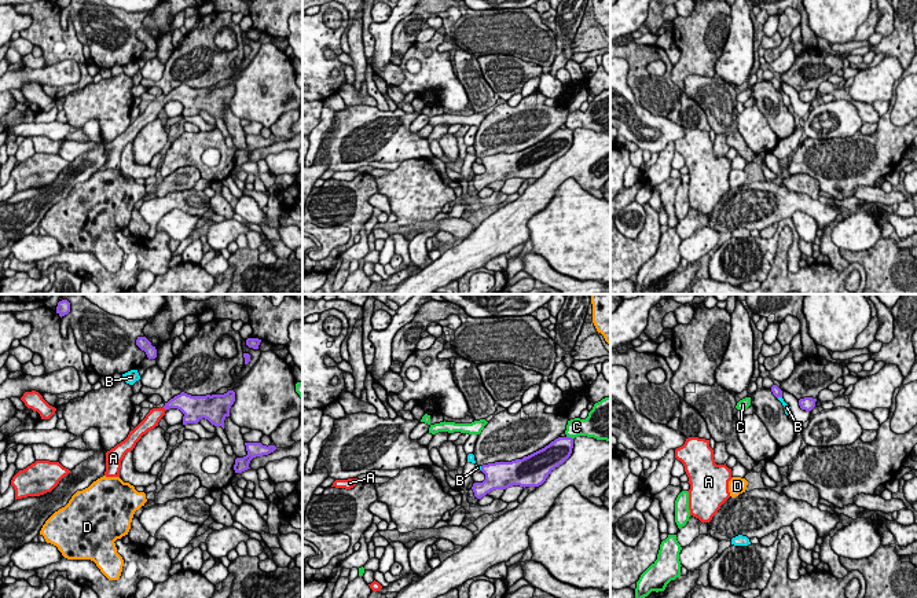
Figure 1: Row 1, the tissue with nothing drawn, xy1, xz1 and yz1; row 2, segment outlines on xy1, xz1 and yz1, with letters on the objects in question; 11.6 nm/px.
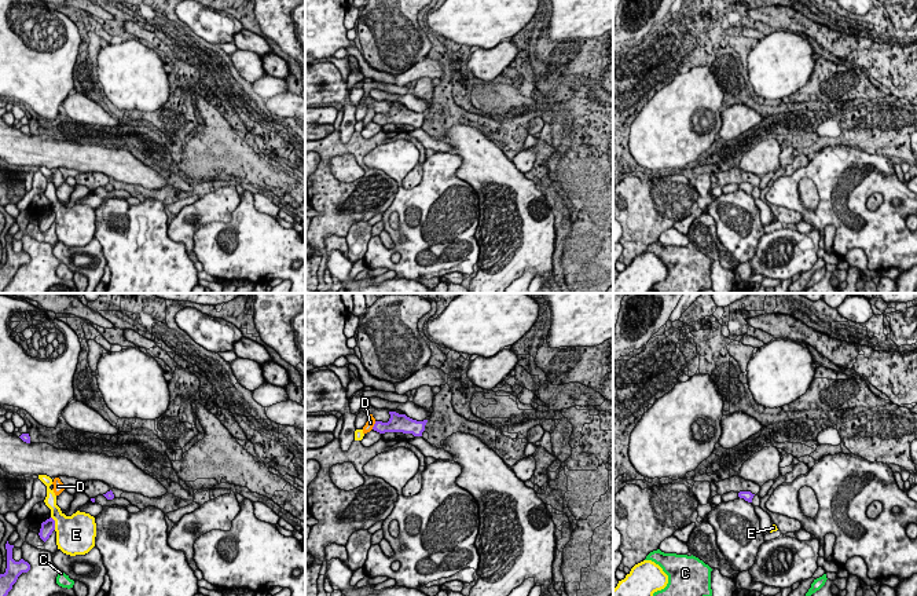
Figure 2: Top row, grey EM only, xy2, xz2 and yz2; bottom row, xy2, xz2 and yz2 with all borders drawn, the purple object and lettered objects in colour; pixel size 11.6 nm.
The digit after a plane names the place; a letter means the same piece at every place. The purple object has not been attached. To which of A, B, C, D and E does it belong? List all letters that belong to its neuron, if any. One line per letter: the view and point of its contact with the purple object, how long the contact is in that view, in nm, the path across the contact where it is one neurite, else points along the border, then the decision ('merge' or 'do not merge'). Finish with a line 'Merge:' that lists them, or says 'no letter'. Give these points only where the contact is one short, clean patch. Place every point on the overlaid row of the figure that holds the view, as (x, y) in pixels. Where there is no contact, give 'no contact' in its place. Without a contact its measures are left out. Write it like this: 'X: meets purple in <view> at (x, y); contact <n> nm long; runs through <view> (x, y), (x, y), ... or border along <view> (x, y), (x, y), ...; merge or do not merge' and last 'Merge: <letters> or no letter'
A: no contact; merge
B: meets purple in yz1 at (778, 396); contact 70 nm long; do not merge
C: meets purple in xz1 at (569, 437); contact 100 nm long; do not merge
D: meets purple in xz2 at (374, 426); contact 110 nm long; border along xz2 (376, 421), (371, 428); do not merge
E: meets purple in xy2 at (54, 523); contact 170 nm long; border along xy2 (51, 516), (55, 529); do not merge
Merge: A

